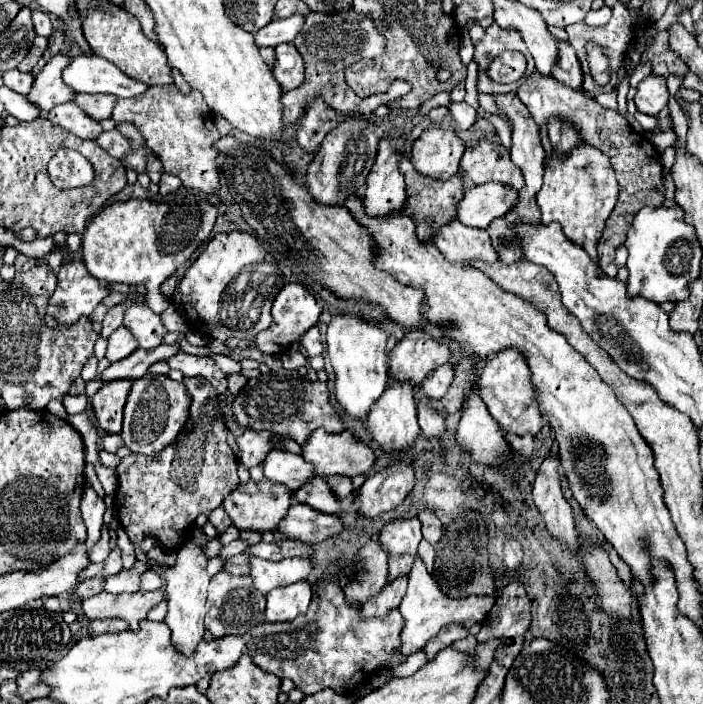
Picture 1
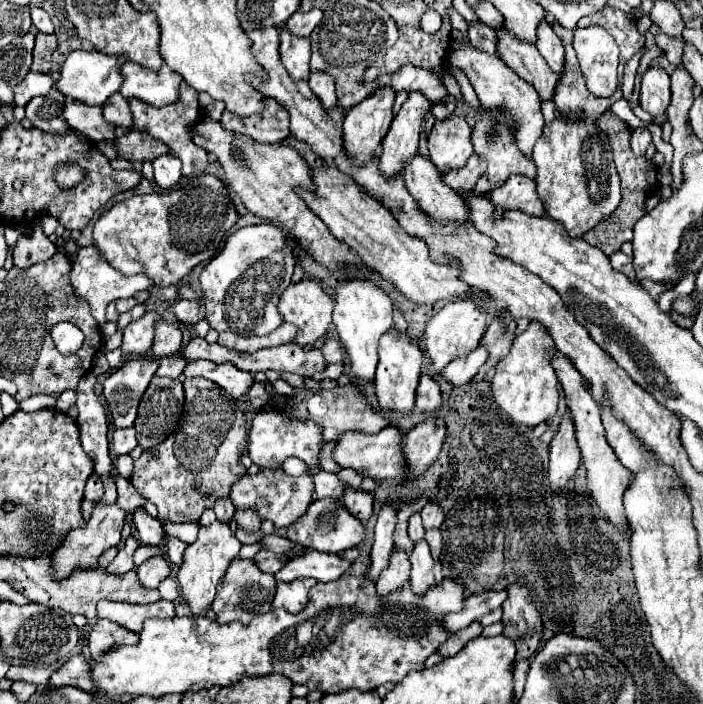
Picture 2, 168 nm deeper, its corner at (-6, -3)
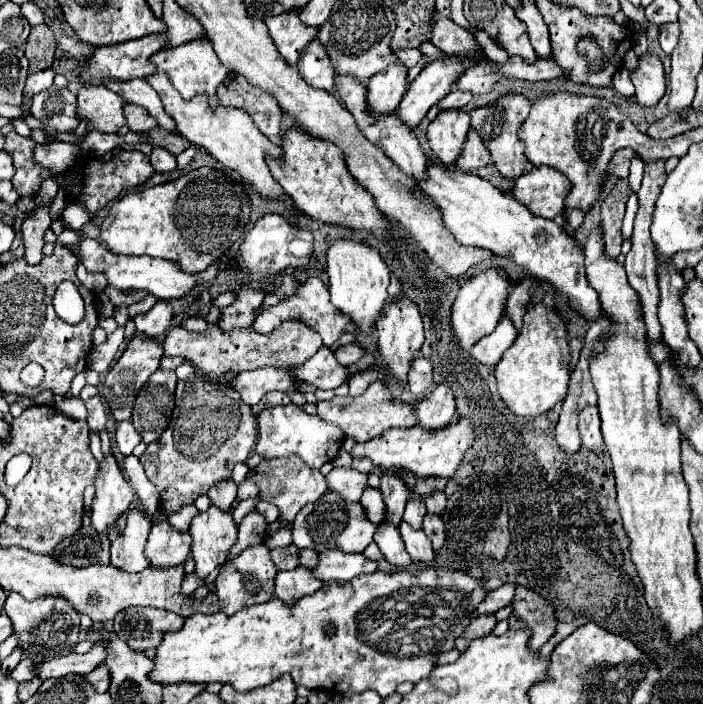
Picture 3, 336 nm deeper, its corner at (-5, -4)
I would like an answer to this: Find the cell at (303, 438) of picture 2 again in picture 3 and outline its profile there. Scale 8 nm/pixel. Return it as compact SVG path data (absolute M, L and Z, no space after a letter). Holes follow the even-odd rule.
M291 403L291 405L281 405L281 407L265 409L265 411L259 413L259 435L257 435L255 453L263 455L265 459L283 457L283 455L295 453L309 467L321 469L323 463L333 461L339 455L339 449L341 449L343 441L345 441L345 435L343 435L343 431L339 427L319 419L317 415L309 415L301 407Z

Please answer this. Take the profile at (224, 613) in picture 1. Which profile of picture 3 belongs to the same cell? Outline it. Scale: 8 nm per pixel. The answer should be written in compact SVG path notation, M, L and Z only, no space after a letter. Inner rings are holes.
M251 545L233 561L227 561L217 575L217 595L219 605L227 615L235 615L239 609L255 603L265 603L273 597L273 579L277 575L277 567L271 561L267 545Z

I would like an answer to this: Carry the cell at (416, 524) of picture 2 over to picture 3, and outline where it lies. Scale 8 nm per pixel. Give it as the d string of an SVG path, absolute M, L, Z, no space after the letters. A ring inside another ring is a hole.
M415 495L413 499L407 501L407 507L405 507L405 513L403 513L403 521L407 521L411 527L415 529L421 529L421 521L423 521L423 515L425 515L425 501L421 495Z

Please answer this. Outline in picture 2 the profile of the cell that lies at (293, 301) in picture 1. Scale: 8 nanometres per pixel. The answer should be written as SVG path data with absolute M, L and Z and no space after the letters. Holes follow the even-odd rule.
M300 280L298 284L290 284L278 302L278 312L284 318L284 322L298 328L298 334L294 338L298 346L314 344L314 340L326 334L326 328L332 324L332 308L334 308L334 300L314 280Z

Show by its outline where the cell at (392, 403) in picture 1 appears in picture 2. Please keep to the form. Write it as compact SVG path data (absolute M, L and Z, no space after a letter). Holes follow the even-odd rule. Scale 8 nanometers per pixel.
M392 330L392 334L384 334L380 338L378 346L378 368L376 368L376 396L378 404L384 412L398 412L402 416L410 416L414 412L414 400L416 400L416 388L422 374L422 352L420 348L406 336Z

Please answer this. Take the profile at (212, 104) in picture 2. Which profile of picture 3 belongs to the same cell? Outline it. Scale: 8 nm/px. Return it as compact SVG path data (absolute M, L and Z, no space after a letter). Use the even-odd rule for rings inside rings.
M207 37L183 43L179 47L175 47L175 49L163 49L163 51L155 53L151 59L155 59L157 71L163 71L163 73L169 75L173 87L181 93L183 99L191 99L193 95L205 93L205 95L211 97L211 105L213 107L219 105L219 101L215 97L215 89L225 79L225 75L231 73L231 69L223 67L223 63L219 61L219 57L213 51L213 43Z

